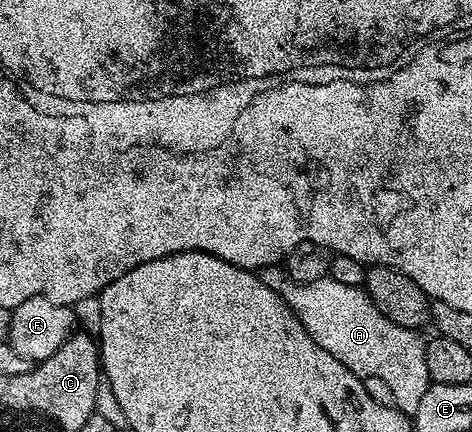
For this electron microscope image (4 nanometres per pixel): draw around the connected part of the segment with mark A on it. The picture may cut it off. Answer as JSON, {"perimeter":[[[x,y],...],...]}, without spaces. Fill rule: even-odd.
{"perimeter":[[[279,264],[266,266],[265,269],[259,270],[258,275],[262,279],[262,283],[266,283],[266,287],[270,287],[270,291],[278,294],[288,304],[290,311],[294,311],[294,315],[302,323],[302,327],[306,327],[310,339],[314,339],[314,343],[318,343],[318,347],[322,347],[322,351],[330,351],[330,355],[334,355],[334,359],[338,359],[338,363],[342,363],[342,367],[346,367],[361,379],[370,375],[374,375],[377,379],[383,379],[394,391],[395,408],[409,415],[416,414],[418,403],[422,403],[422,395],[426,395],[430,384],[426,369],[426,351],[424,350],[426,341],[425,338],[420,338],[421,334],[417,330],[398,327],[398,323],[390,323],[390,319],[386,319],[386,315],[382,315],[382,311],[378,311],[378,307],[374,307],[367,292],[361,287],[338,283],[329,276],[314,279],[314,283],[303,285],[295,281]]]}

